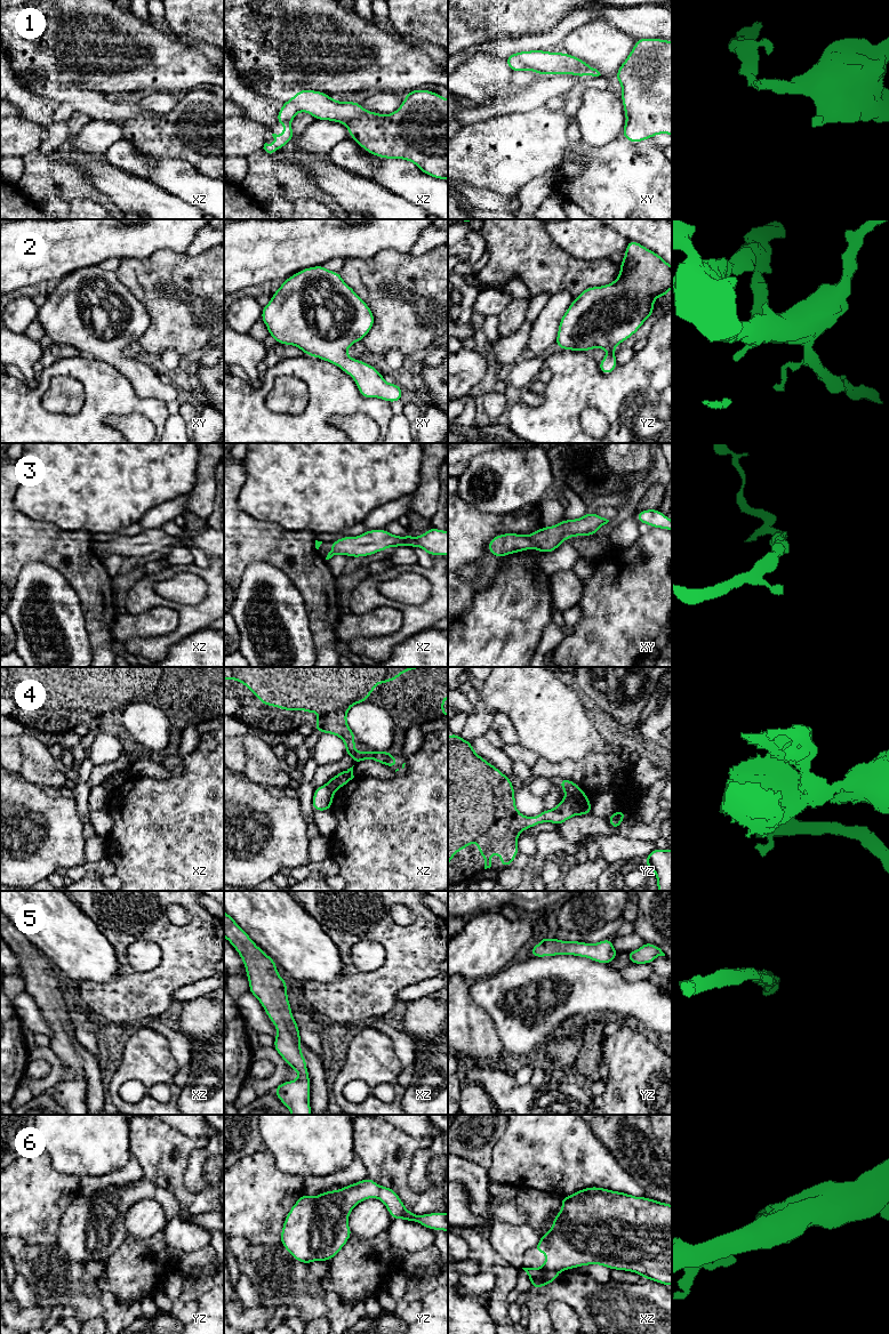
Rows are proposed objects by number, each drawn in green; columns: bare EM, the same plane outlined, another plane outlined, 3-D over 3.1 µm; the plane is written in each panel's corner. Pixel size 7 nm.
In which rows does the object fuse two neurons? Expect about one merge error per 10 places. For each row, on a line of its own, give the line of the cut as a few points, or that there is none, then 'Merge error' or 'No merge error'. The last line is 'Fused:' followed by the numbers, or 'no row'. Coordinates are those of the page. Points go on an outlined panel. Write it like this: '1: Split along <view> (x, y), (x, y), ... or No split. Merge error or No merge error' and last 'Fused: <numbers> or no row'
1: No split. No merge error
2: No split. No merge error
3: No split. No merge error
4: Split along yz (566, 797), (576, 814). Merge error
5: No split. No merge error
6: No split. No merge error
Fused: 4

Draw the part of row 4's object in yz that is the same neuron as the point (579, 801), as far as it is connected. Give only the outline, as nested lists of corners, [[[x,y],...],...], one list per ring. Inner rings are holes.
[[[560,778],[560,788],[566,793],[566,798],[574,807],[576,815],[592,813],[592,805],[587,795],[572,780]]]

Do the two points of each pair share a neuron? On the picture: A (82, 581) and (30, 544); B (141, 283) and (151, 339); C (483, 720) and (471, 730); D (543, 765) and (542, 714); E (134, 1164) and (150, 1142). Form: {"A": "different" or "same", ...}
{"A": "same", "B": "same", "C": "same", "D": "different", "E": "different"}

